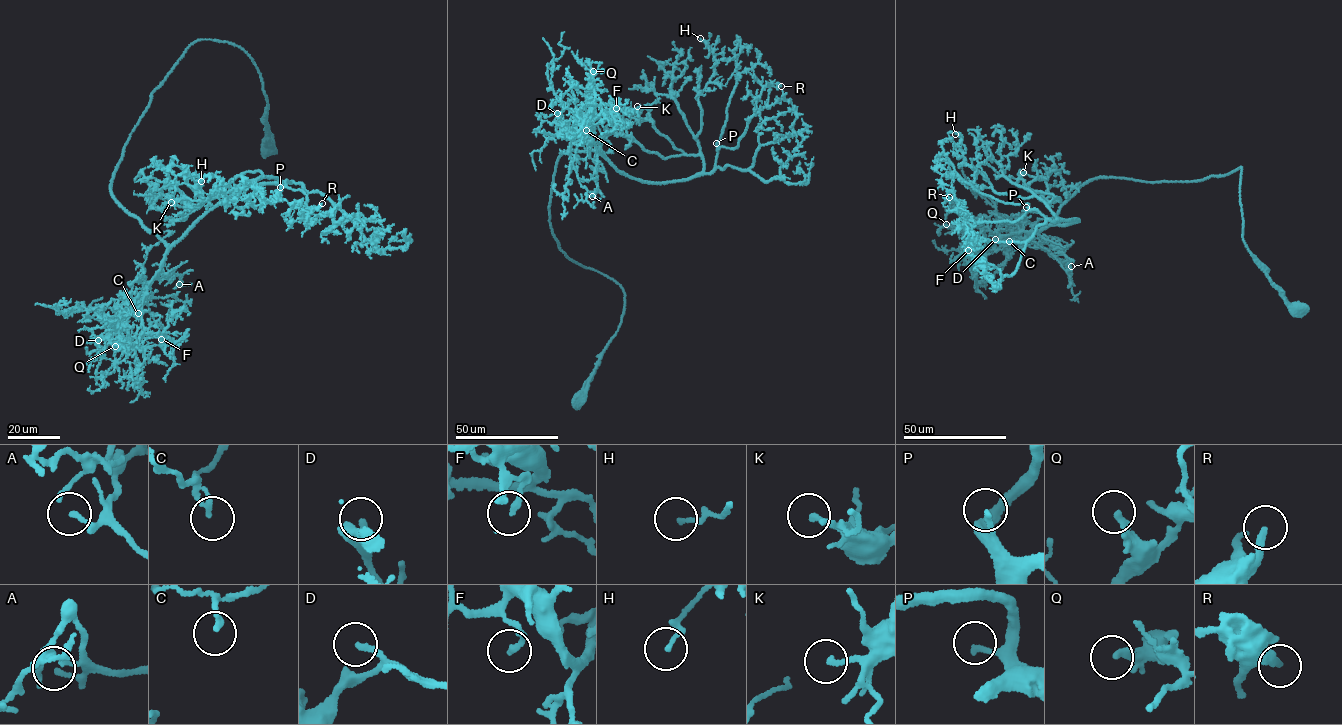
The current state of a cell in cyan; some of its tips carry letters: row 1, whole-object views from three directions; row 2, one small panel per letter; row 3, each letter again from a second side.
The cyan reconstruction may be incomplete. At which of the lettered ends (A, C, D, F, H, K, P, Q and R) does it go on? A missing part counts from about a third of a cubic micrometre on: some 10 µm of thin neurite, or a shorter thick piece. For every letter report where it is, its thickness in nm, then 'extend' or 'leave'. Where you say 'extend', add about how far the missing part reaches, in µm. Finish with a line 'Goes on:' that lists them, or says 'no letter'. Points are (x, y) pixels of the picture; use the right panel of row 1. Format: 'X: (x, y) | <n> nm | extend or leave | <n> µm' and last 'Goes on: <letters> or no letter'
A: (1071, 266) | 110 nm | leave
C: (1009, 241) | 190 nm | leave
D: (995, 239) | 200 nm | leave
F: (968, 250) | 180 nm | leave
H: (955, 134) | 130 nm | leave
K: (1023, 172) | 190 nm | leave
P: (1026, 207) | 180 nm | extend | 35 µm
Q: (946, 224) | 240 nm | leave
R: (949, 197) | 240 nm | leave
Goes on: P

